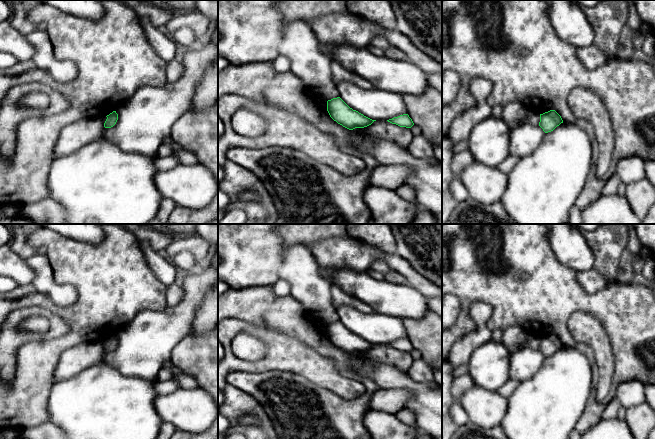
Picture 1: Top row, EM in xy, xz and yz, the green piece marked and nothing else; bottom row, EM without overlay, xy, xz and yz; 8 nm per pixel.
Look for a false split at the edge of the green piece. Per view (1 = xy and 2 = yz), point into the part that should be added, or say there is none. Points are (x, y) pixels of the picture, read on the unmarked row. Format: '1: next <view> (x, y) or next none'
1: next none
2: next none

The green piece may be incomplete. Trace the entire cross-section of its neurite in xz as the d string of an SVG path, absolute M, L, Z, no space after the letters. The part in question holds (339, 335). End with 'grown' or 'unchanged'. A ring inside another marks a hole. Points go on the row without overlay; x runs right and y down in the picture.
M340 321L327 325L327 335L334 345L349 354L364 352L376 345L353 334Z; unchanged

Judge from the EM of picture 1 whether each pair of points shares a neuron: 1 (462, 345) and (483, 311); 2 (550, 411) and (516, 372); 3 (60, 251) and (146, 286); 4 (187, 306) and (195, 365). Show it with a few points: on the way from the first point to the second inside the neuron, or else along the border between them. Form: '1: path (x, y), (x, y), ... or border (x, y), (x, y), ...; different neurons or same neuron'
1: path (471, 340), (481, 330), (481, 320); same neuron
2: border (541, 365), (530, 378), (519, 382); different neurons
3: path (81, 264), (110, 277), (117, 284), (125, 285); same neuron
4: border (190, 332), (173, 349); different neurons

